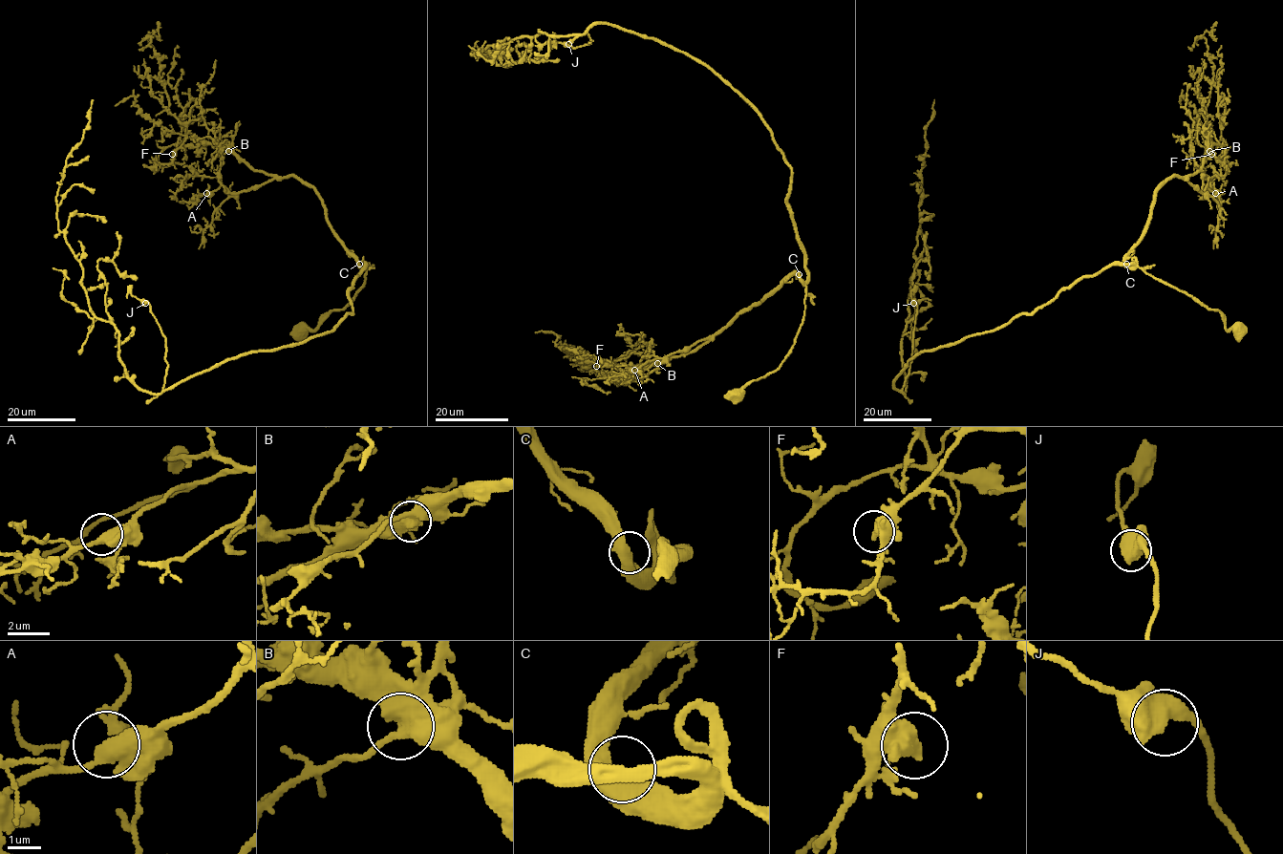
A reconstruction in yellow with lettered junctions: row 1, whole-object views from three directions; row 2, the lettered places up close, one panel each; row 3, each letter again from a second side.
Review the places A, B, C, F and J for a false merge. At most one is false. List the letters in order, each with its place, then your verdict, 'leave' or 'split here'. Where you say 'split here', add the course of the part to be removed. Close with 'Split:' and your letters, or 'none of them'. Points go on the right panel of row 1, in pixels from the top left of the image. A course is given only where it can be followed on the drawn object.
A: (1215, 193) | leave
B: (1209, 151) | leave
C: (1126, 264) | leave
F: (1211, 154) | leave
J: (913, 303) | leave
Split: none of them

